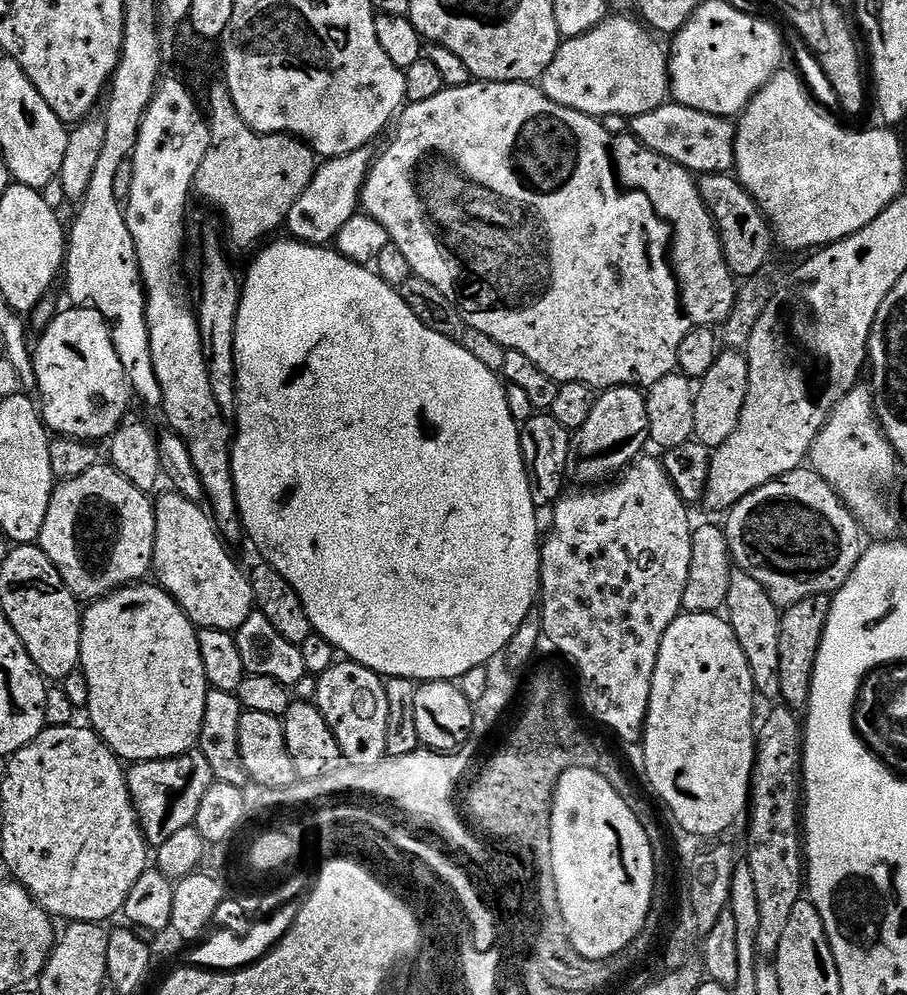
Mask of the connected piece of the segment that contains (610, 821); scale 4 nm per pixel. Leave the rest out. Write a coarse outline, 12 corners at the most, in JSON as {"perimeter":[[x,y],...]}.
{"perimeter":[[566,770],[552,795],[574,950],[635,944],[658,873],[623,794]]}

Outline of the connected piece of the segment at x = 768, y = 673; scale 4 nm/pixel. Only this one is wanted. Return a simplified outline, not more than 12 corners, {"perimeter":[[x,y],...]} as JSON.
{"perimeter":[[736,570],[726,619],[750,662],[757,697],[782,690],[781,609]]}

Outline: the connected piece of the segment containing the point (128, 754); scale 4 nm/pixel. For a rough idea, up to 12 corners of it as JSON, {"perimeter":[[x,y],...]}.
{"perimeter":[[155,583],[83,609],[91,727],[124,762],[197,747],[198,629]]}

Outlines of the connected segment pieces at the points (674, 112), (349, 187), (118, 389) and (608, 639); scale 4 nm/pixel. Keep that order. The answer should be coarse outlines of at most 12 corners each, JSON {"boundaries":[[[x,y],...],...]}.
{"boundaries":[[[669,102],[631,117],[648,149],[693,174],[735,167],[731,119]],[[371,147],[325,159],[285,220],[326,246],[359,211]],[[68,306],[34,344],[49,433],[107,441],[130,412],[98,310]],[[663,459],[556,501],[542,636],[639,741],[694,520]]]}

